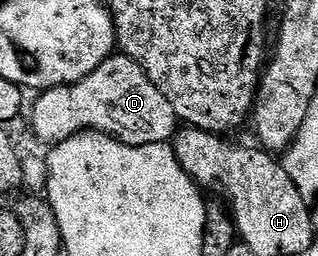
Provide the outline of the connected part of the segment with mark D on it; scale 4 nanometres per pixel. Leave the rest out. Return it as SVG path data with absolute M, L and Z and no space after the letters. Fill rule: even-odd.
M123 55L108 57L94 71L90 71L86 79L78 79L78 83L45 89L37 97L40 98L30 105L32 129L38 140L48 141L47 143L59 143L79 133L95 131L115 135L127 145L149 145L171 142L178 132L178 118L174 107L170 107L170 99L166 99L166 95L162 95L162 91L158 91L158 87L150 83L146 71L142 71L142 67L134 63L134 59Z

